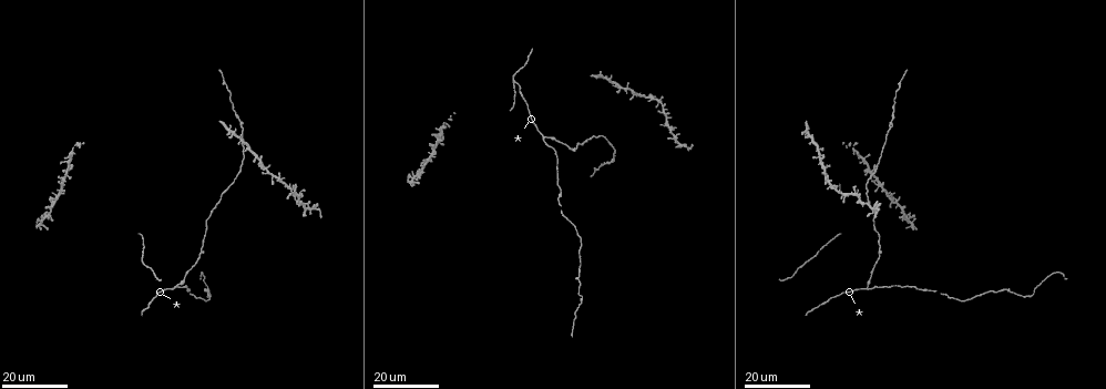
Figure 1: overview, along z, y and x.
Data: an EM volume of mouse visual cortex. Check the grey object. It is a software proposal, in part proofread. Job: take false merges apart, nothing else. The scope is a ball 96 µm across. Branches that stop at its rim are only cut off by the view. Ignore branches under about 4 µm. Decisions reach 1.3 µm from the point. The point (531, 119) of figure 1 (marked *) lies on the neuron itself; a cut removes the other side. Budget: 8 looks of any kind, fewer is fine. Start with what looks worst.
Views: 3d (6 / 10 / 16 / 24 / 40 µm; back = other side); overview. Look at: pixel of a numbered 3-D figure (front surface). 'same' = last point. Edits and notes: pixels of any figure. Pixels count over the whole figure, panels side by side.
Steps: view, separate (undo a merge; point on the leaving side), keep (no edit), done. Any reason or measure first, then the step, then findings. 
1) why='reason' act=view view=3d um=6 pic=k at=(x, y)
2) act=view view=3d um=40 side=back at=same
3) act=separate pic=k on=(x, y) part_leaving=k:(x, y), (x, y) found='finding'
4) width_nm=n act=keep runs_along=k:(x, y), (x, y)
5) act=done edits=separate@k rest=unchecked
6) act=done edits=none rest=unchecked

why='small branch off a trunk' act=view view=3d um=16 pic=1 at=(318, 208)

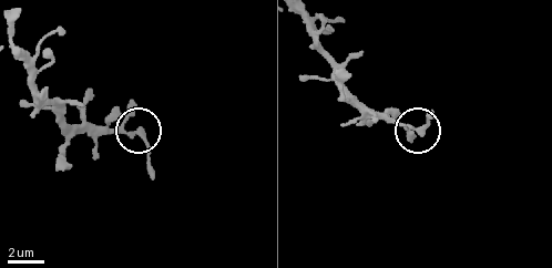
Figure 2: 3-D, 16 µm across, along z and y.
act=view view=3d um=10 pic=2 at=(411, 125)

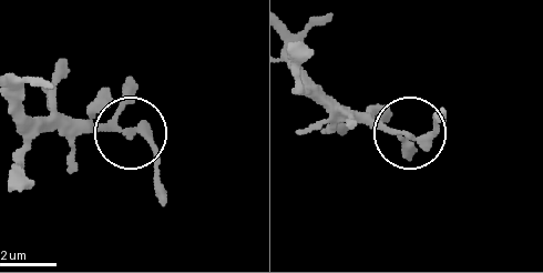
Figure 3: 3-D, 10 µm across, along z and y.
width_nm=210 act=keep found='all the same neuron'

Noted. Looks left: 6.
why='thick turns thin' act=view view=3d um=24 pic=1 at=(560, 199)

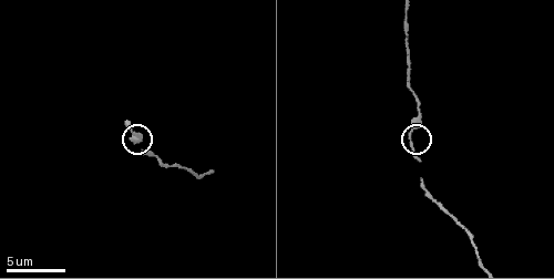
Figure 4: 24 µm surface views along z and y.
act=view view=3d um=6 pic=4 at=(408, 133)

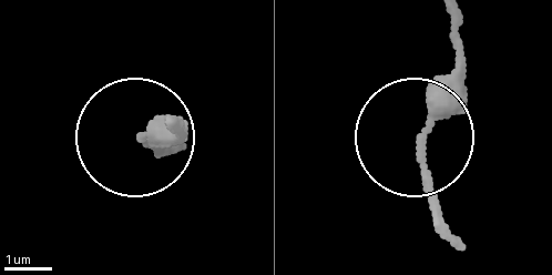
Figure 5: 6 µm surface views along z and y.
act=keep found='all the same neuron'

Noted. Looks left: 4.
why='arms part here' act=view view=3d um=16 pic=1 at=(171, 287)

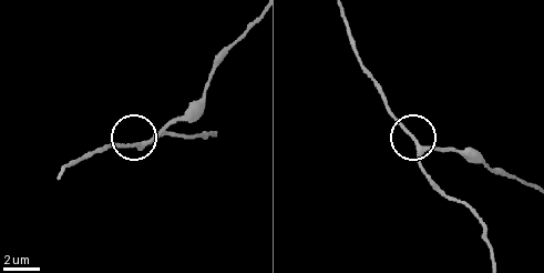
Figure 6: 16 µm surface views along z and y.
act=view view=3d um=6 pic=6 at=(423, 150)

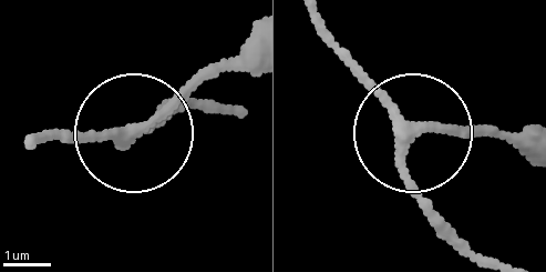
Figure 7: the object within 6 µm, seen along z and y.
arms=3 act=keep runs_along=7:(311, 18), (407, 138), (402, 173), (434, 229) found='all the same neuron'

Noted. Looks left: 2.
act=done edits=none rest=unchecked

